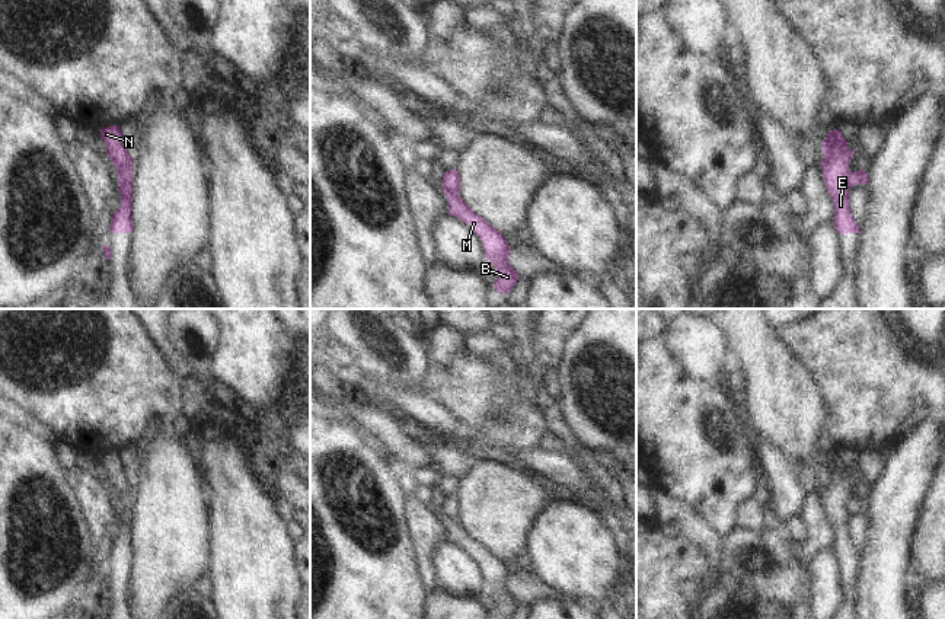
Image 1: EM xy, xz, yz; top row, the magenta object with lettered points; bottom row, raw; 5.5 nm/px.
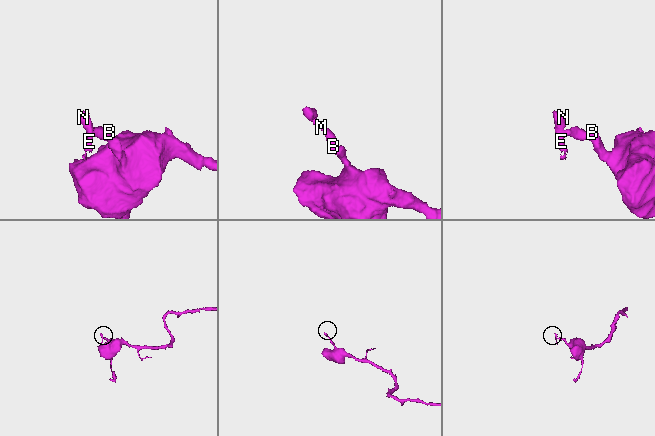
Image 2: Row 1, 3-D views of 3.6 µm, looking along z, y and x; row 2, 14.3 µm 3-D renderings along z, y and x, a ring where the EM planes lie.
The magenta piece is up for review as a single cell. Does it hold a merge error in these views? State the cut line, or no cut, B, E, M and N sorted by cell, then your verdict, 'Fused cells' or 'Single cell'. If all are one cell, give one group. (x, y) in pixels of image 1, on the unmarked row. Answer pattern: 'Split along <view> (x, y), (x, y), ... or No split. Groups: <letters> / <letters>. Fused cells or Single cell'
Split along yz (848, 498), (846, 507), (849, 513). Groups: B M / E N. Fused cells

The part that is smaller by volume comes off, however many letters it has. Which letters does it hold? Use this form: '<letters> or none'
E, N

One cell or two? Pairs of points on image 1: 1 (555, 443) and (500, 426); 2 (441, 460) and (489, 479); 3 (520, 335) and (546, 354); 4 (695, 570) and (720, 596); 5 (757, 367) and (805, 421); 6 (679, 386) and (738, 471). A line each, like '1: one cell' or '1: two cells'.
1: two cells
2: two cells
3: two cells
4: two cells
5: one cell
6: one cell

